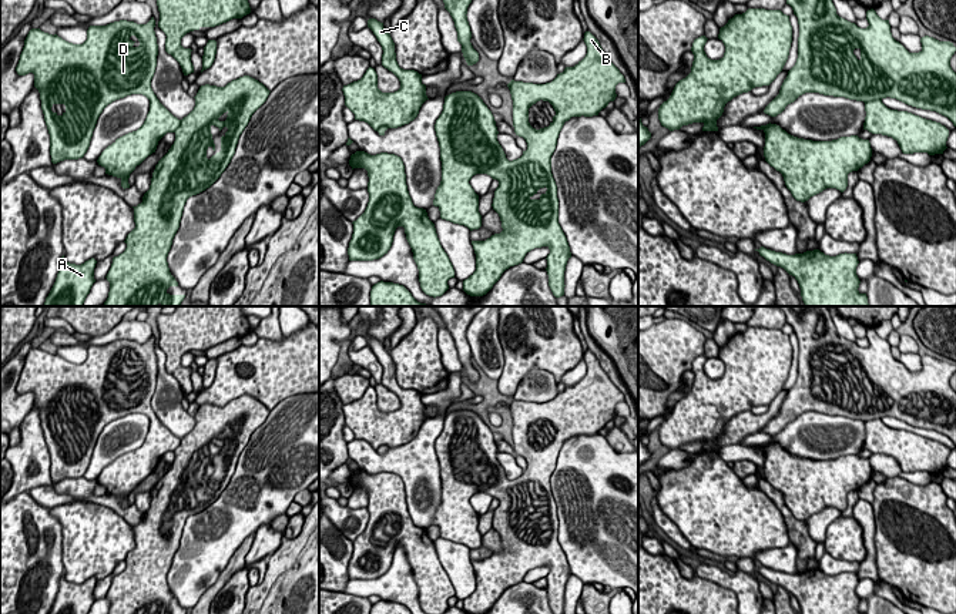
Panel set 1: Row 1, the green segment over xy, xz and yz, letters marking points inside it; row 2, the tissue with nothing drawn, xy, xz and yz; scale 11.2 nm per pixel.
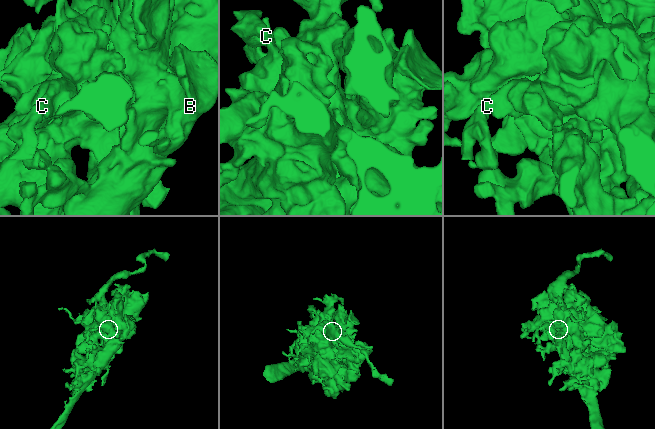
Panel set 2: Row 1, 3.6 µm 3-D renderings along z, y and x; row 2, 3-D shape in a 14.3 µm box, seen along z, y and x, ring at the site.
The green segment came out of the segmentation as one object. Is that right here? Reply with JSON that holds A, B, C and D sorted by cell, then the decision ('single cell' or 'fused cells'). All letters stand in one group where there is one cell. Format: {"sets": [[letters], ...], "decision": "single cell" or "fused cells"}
{"sets": [["A", "B", "C", "D"]], "decision": "single cell"}

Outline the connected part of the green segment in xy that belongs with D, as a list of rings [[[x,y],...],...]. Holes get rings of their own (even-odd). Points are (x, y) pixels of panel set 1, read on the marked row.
[[[157,0],[160,21],[154,17],[147,24],[137,24],[134,21],[120,20],[107,26],[90,26],[87,30],[87,40],[83,44],[73,44],[57,34],[48,34],[40,28],[31,28],[24,40],[24,47],[20,54],[16,71],[19,76],[28,73],[34,74],[34,87],[40,93],[41,110],[44,121],[50,134],[50,155],[51,162],[57,164],[64,160],[83,158],[90,147],[93,131],[103,110],[115,100],[131,94],[142,94],[150,100],[150,111],[144,124],[133,132],[117,138],[98,157],[98,165],[105,168],[105,174],[121,179],[121,187],[130,188],[130,174],[148,155],[155,152],[158,141],[167,134],[174,132],[175,141],[168,152],[158,161],[152,172],[150,189],[144,194],[142,202],[134,208],[135,228],[127,235],[127,248],[123,254],[113,258],[111,268],[107,274],[110,282],[108,298],[103,306],[180,306],[185,295],[170,295],[170,286],[178,286],[178,282],[171,275],[167,256],[172,245],[172,239],[180,228],[184,205],[187,199],[209,188],[225,171],[231,162],[239,135],[248,125],[252,114],[266,101],[269,90],[258,80],[244,76],[232,80],[225,87],[201,85],[195,98],[194,110],[178,120],[174,117],[157,98],[151,88],[151,80],[157,67],[158,44],[154,27],[158,26],[167,36],[165,51],[171,54],[181,66],[184,76],[194,73],[191,63],[191,48],[181,46],[181,38],[201,27],[215,27],[232,19],[242,19],[251,13],[248,0]],[[215,125],[219,131],[227,127],[228,131],[221,137],[221,151],[207,158],[207,150],[211,147],[215,151],[215,144],[211,134],[211,127]]]

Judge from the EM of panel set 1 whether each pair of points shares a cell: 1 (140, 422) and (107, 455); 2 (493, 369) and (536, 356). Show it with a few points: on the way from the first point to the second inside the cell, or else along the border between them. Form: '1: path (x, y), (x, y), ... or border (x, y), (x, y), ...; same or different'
1: path (131, 430), (116, 446); same
2: border (503, 366), (497, 379); different

